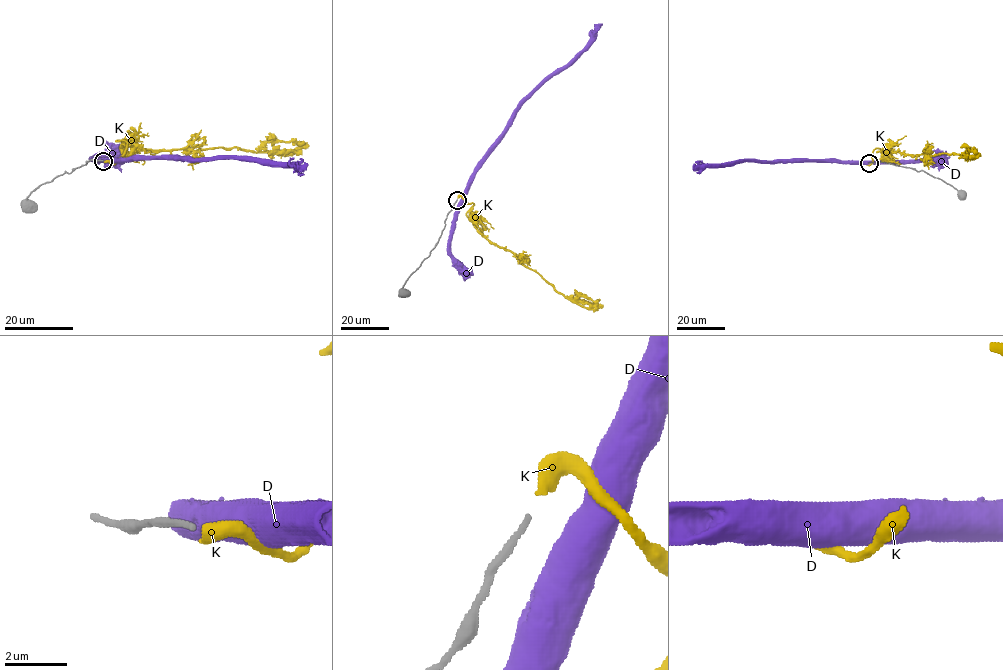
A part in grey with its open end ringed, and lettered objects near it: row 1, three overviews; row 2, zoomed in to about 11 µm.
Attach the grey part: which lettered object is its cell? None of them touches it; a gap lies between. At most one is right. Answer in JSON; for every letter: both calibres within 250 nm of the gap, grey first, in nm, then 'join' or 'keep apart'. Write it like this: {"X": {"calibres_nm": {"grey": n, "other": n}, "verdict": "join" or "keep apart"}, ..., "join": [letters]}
{"D": {"calibres_nm": {"grey": 180, "other": 750}, "verdict": "keep apart"}, "K": {"calibres_nm": {"grey": 180, "other": 420}, "verdict": "keep apart"}, "join": []}

